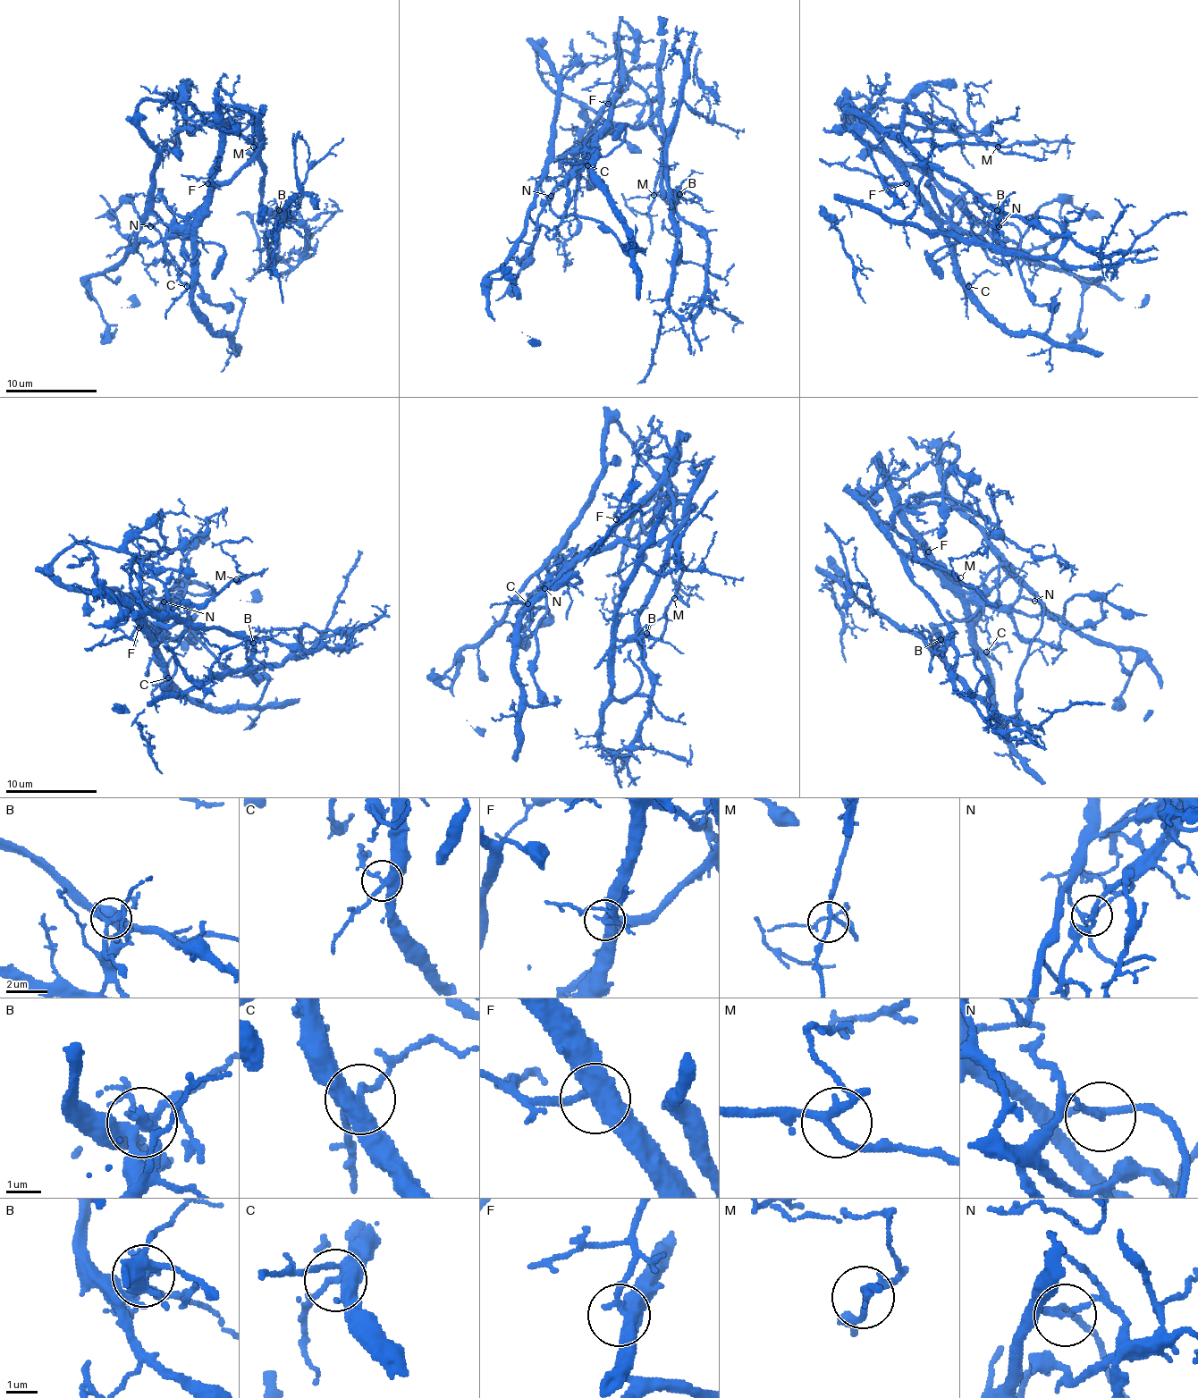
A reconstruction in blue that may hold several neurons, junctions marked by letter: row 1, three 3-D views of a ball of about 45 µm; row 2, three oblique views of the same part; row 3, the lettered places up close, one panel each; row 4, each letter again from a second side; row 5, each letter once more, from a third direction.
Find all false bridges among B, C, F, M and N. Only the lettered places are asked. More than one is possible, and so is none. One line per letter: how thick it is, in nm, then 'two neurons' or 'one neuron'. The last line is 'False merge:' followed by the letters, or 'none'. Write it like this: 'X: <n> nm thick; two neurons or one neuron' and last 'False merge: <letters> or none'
B: 240 nm thick; two neurons
C: 340 nm thick; one neuron
F: 440 nm thick; one neuron
M: 190 nm thick; one neuron
N: 170 nm thick; two neurons
False merge: B, N

